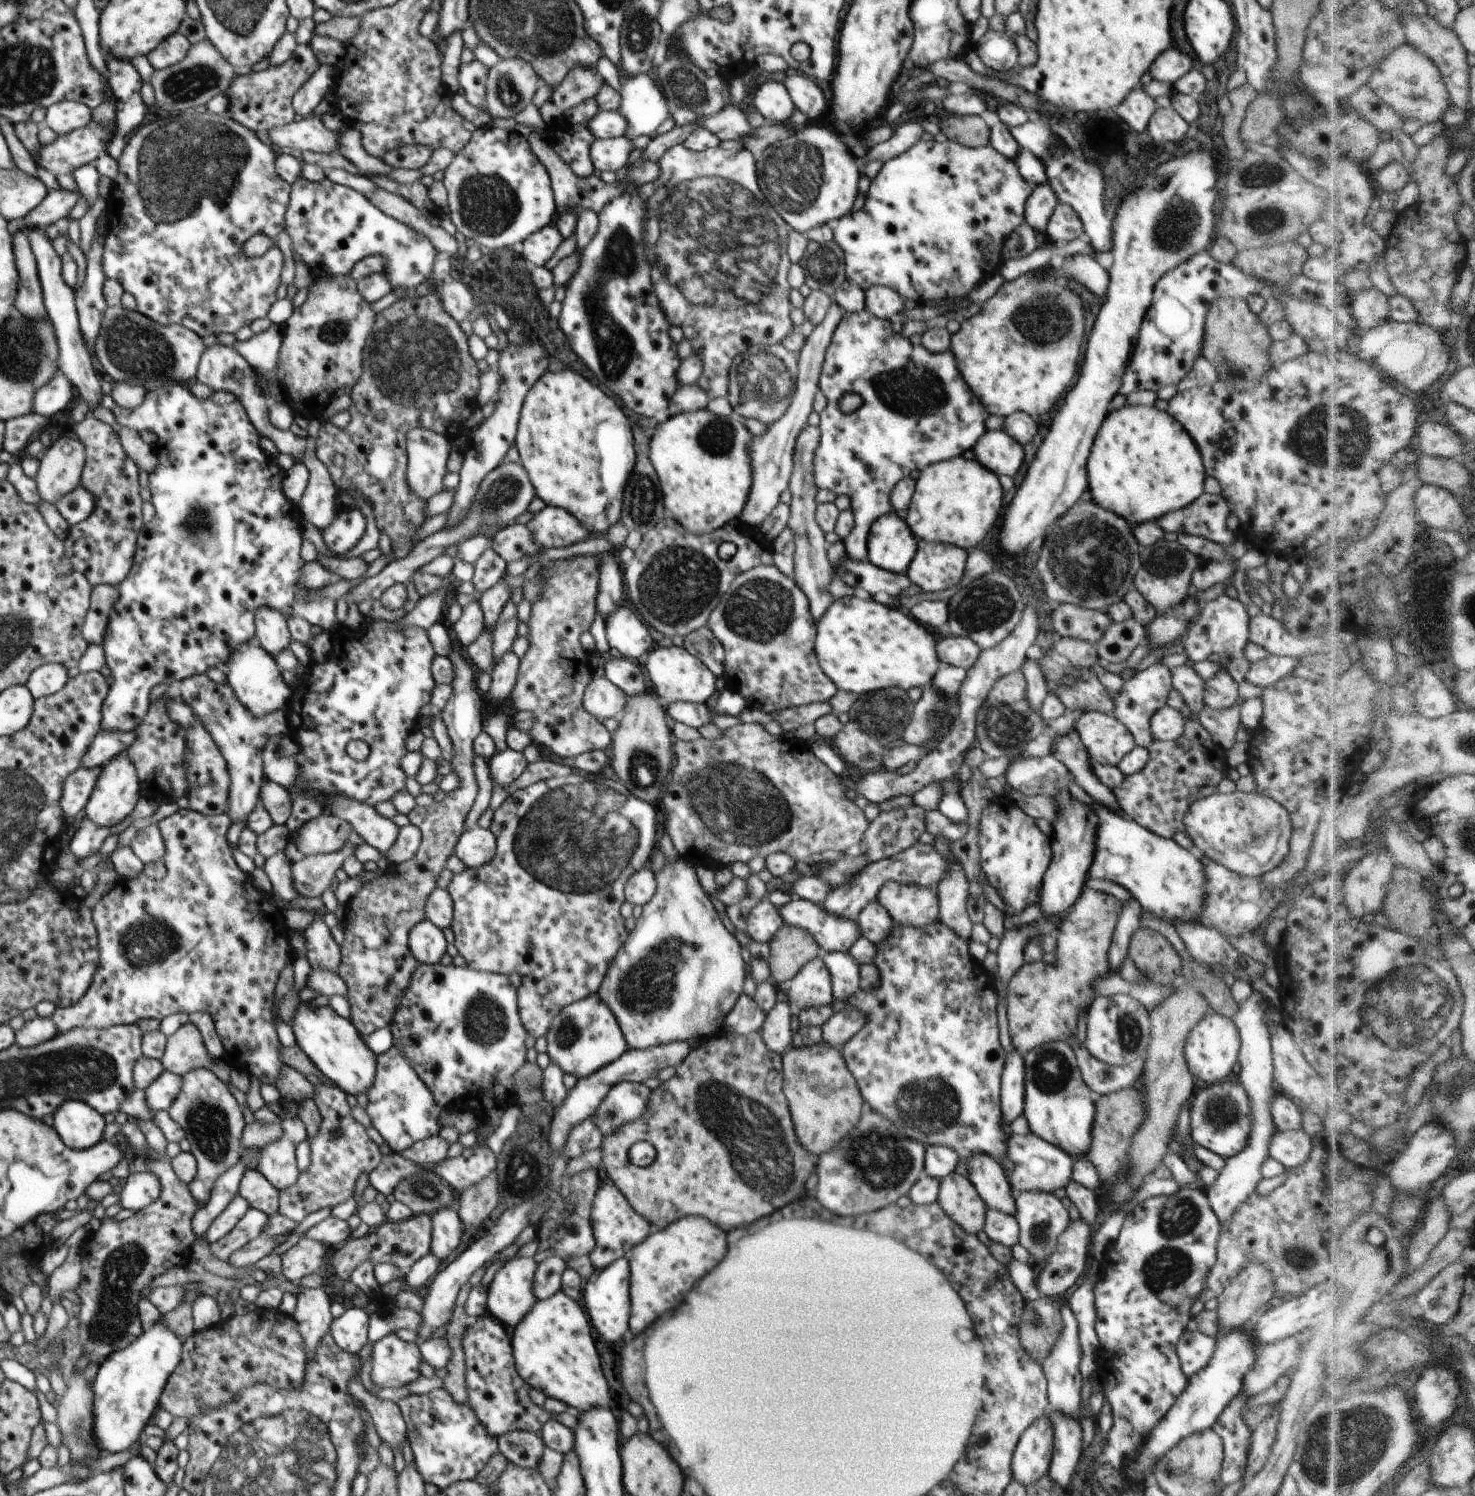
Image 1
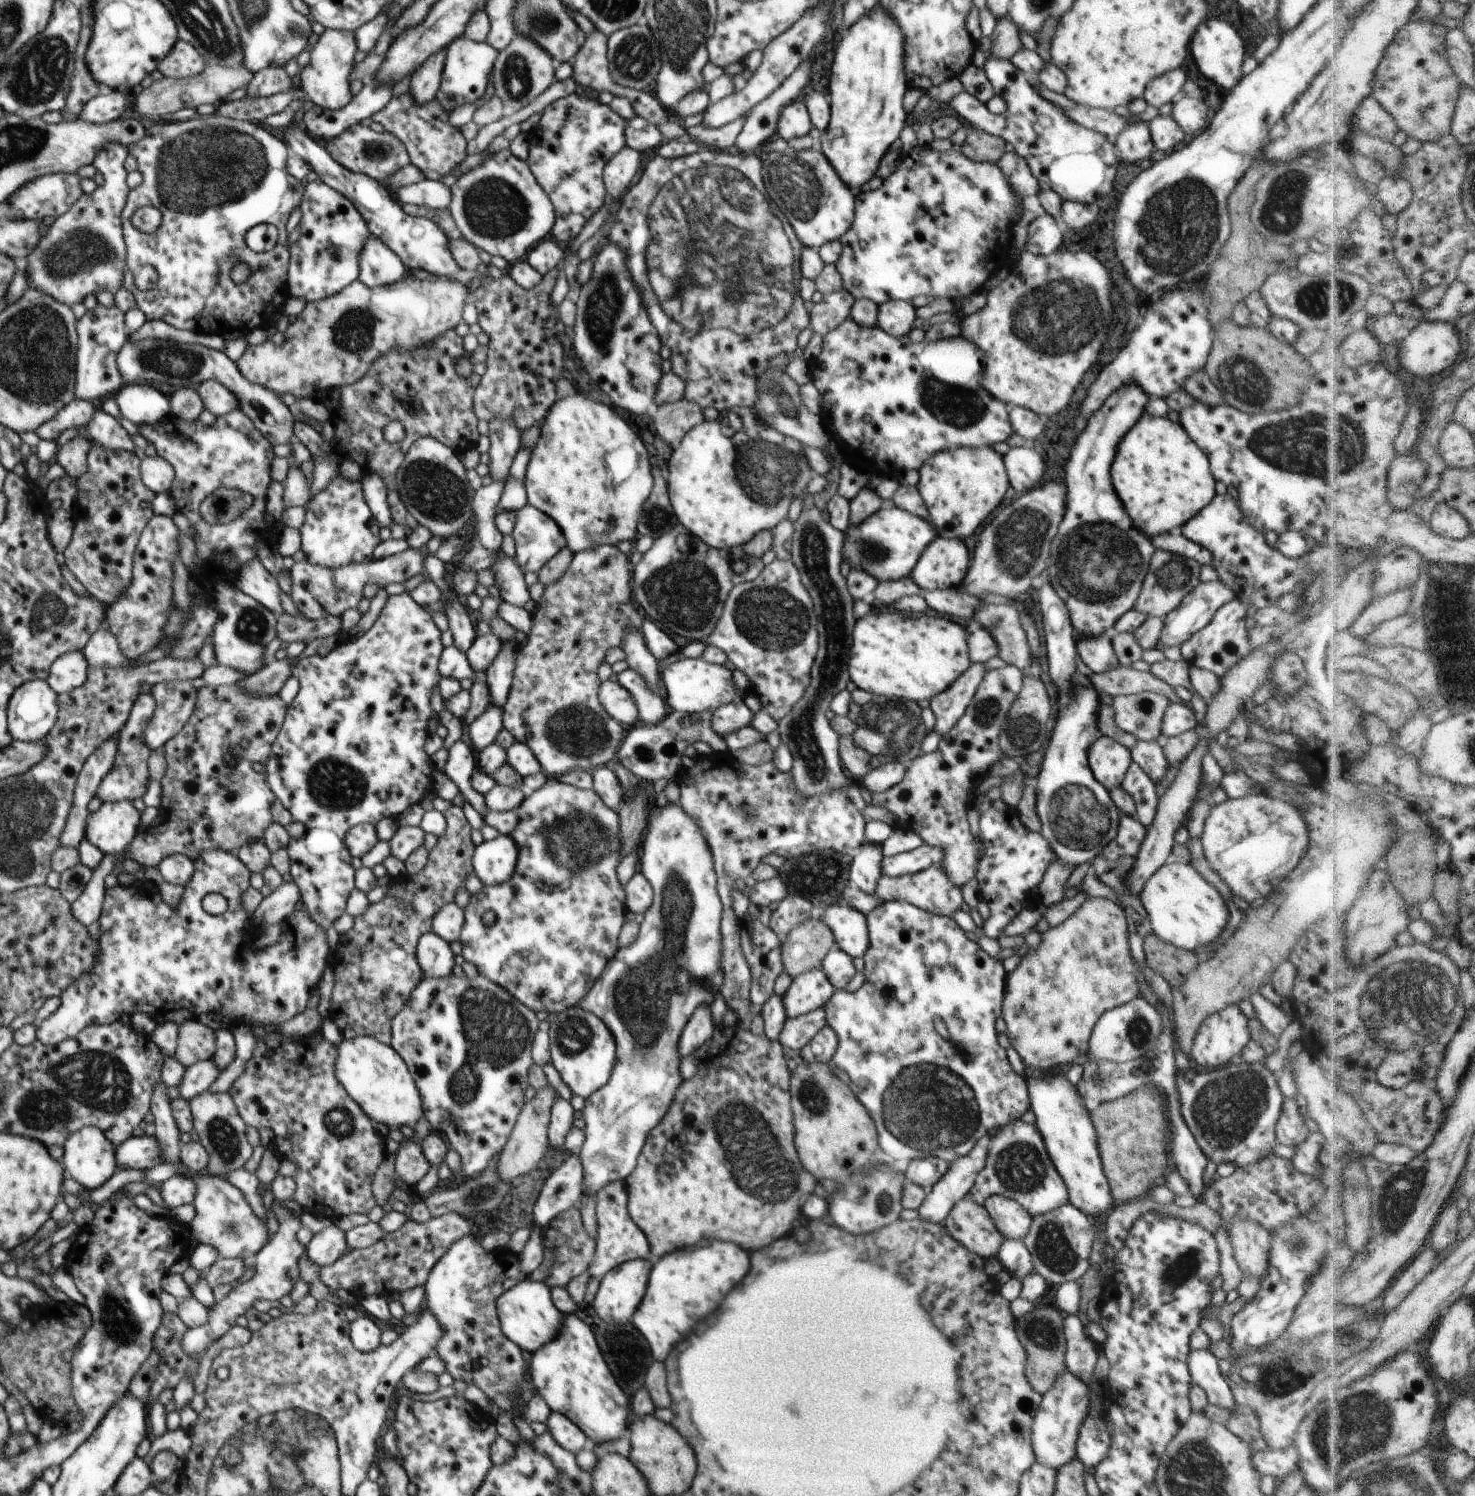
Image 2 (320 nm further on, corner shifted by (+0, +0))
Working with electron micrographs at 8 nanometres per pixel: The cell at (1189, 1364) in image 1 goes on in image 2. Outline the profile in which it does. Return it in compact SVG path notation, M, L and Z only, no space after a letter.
M1191 1350L1187 1363L1192 1382L1204 1389L1210 1404L1232 1411L1239 1399L1231 1391L1229 1380L1220 1373L1212 1351Z

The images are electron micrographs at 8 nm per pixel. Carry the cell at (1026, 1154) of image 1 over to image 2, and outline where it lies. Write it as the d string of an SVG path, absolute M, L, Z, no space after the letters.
M1021 1119L1007 1124L996 1131L987 1143L988 1156L984 1168L977 1174L968 1198L984 1206L991 1196L1003 1196L1023 1206L1032 1217L1052 1212L1069 1202L1069 1194L1063 1178L1058 1174L1044 1139L1035 1124Z

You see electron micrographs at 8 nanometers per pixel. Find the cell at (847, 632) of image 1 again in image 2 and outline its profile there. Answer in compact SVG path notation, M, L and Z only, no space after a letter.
M873 611L856 621L852 631L852 648L848 672L858 689L886 698L904 698L916 704L930 700L943 693L957 678L960 678L974 662L969 653L969 633L966 627L942 618L939 614L926 614L907 618L898 612Z

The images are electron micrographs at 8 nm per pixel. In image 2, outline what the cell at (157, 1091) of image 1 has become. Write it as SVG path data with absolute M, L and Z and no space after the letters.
M212 1059L195 1062L186 1068L182 1082L175 1089L180 1097L189 1101L208 1090L220 1073L219 1066Z

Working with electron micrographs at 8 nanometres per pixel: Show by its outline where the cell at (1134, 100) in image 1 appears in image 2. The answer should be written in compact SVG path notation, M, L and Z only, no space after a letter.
M1142 120L1128 125L1118 135L1114 145L1121 159L1120 162L1126 165L1138 162L1138 160L1146 160L1156 153L1148 122Z

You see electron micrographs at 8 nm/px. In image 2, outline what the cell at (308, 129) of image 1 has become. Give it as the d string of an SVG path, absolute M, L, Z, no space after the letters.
M360 124L352 125L348 130L322 144L341 167L351 170L353 173L364 173L379 183L388 180L395 172L411 163L404 143L396 136L386 131L375 132L370 127Z

